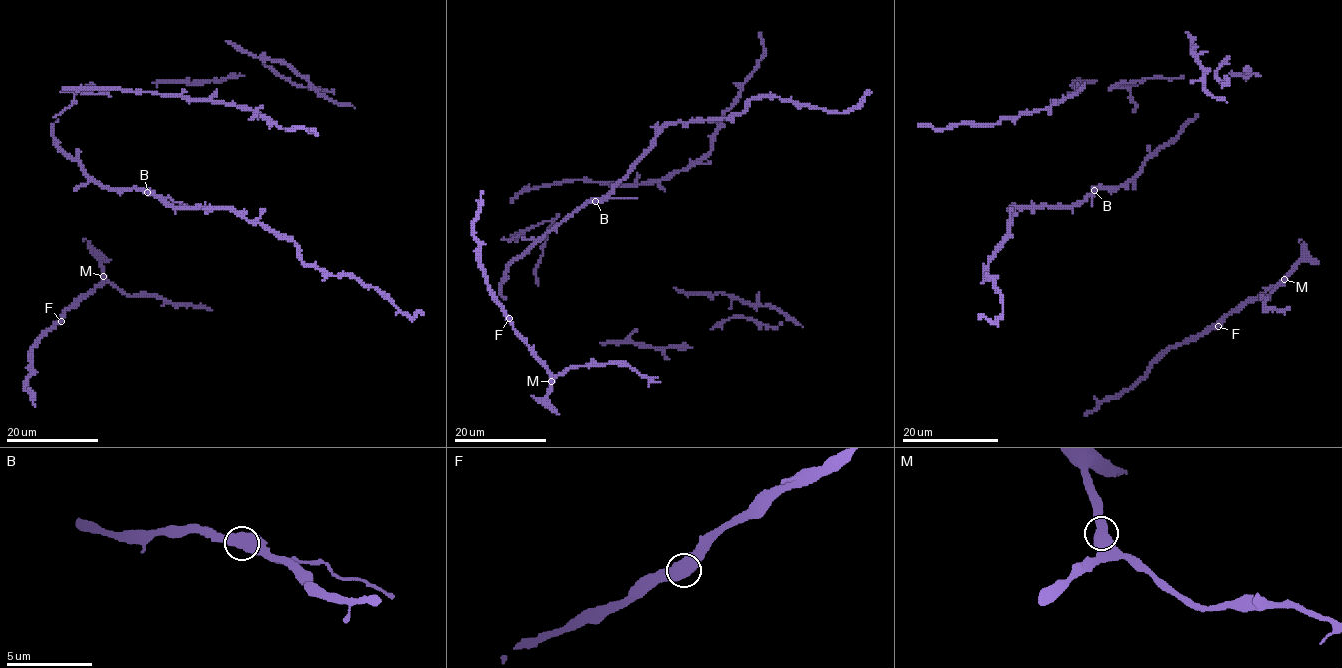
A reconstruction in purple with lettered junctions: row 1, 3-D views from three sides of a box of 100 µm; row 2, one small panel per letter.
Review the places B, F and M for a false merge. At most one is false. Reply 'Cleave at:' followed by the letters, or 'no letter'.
Cleave at: no letter

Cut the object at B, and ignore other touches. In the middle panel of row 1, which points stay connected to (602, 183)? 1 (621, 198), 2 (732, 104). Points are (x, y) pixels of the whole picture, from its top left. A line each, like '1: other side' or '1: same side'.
1: same side
2: same side

